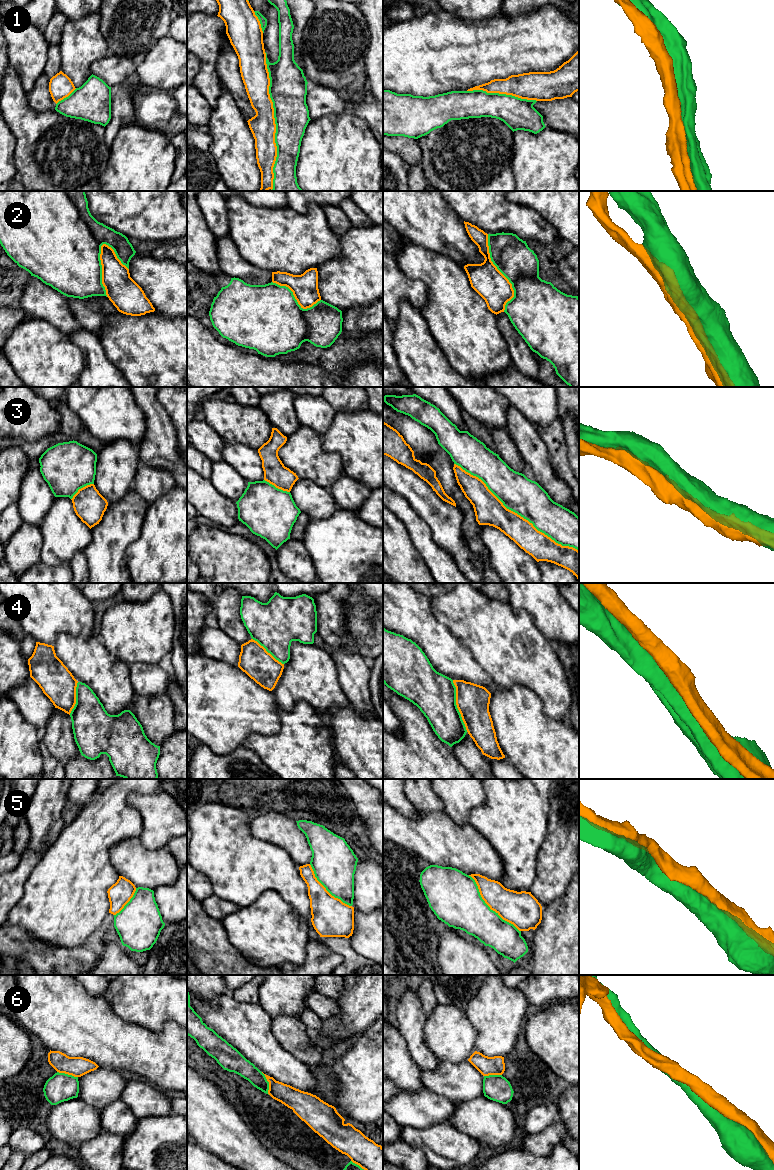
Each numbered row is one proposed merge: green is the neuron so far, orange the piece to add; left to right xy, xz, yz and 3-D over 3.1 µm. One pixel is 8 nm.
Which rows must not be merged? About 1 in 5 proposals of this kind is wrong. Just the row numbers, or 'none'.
2

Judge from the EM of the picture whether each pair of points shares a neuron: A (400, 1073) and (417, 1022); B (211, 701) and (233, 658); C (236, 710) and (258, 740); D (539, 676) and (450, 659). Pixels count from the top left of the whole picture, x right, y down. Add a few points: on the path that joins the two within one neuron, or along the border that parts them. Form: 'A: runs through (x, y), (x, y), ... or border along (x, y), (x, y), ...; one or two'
A: runs through (400, 1060), (400, 1055), (408, 1047), (410, 1035); one
B: runs through (211, 690), (211, 680), (222, 669); one
C: border along (276, 732), (273, 734), (251, 733), (245, 744); two
D: border along (463, 645), (467, 648), (471, 657), (493, 681); two

